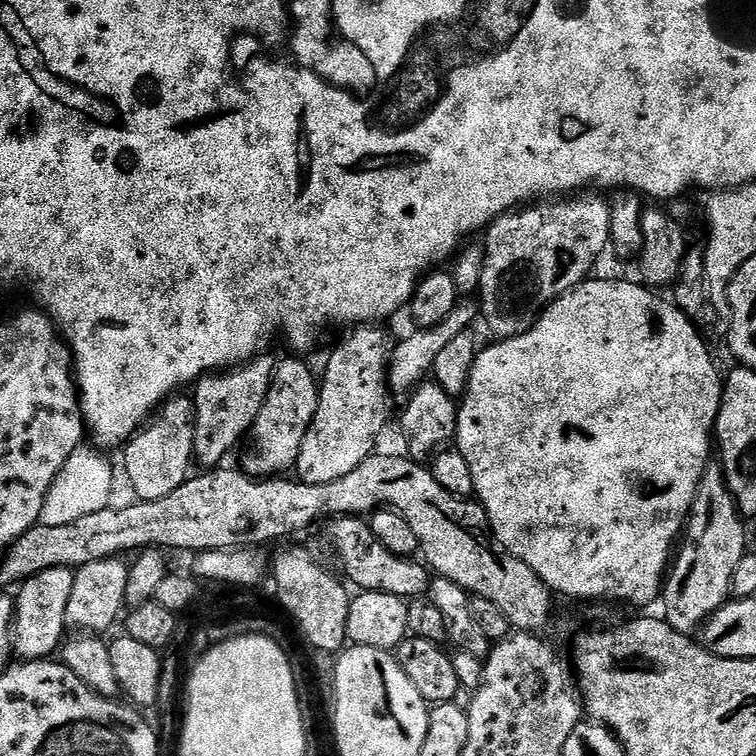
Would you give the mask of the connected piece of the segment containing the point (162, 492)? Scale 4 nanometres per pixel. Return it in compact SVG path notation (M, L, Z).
M176 394L164 401L144 427L127 441L122 448L122 458L137 491L137 498L157 500L166 498L189 479L188 467L194 464L194 430L196 406L184 394Z

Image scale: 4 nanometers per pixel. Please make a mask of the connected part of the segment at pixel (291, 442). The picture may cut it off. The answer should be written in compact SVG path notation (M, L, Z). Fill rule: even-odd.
M276 360L272 378L268 381L268 393L264 405L258 410L258 418L252 423L251 439L256 439L256 453L242 464L243 471L257 478L272 478L295 469L298 450L302 450L302 438L314 418L319 398L318 380L300 360Z

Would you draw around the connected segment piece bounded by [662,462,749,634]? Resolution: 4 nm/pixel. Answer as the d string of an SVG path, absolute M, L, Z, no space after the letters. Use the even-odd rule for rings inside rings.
M709 463L698 482L694 502L688 511L682 543L662 585L662 616L670 626L674 626L674 630L685 634L695 633L710 618L710 614L729 601L734 566L738 566L740 559L749 551L743 522L742 513L724 481L724 469L719 463Z

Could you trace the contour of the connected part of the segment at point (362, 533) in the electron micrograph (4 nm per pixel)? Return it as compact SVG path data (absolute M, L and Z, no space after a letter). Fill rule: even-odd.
M337 516L327 521L324 536L336 555L342 571L348 575L347 583L361 592L381 592L401 598L423 597L428 591L430 572L423 563L415 564L415 559L391 553L374 536L369 521L355 516Z

